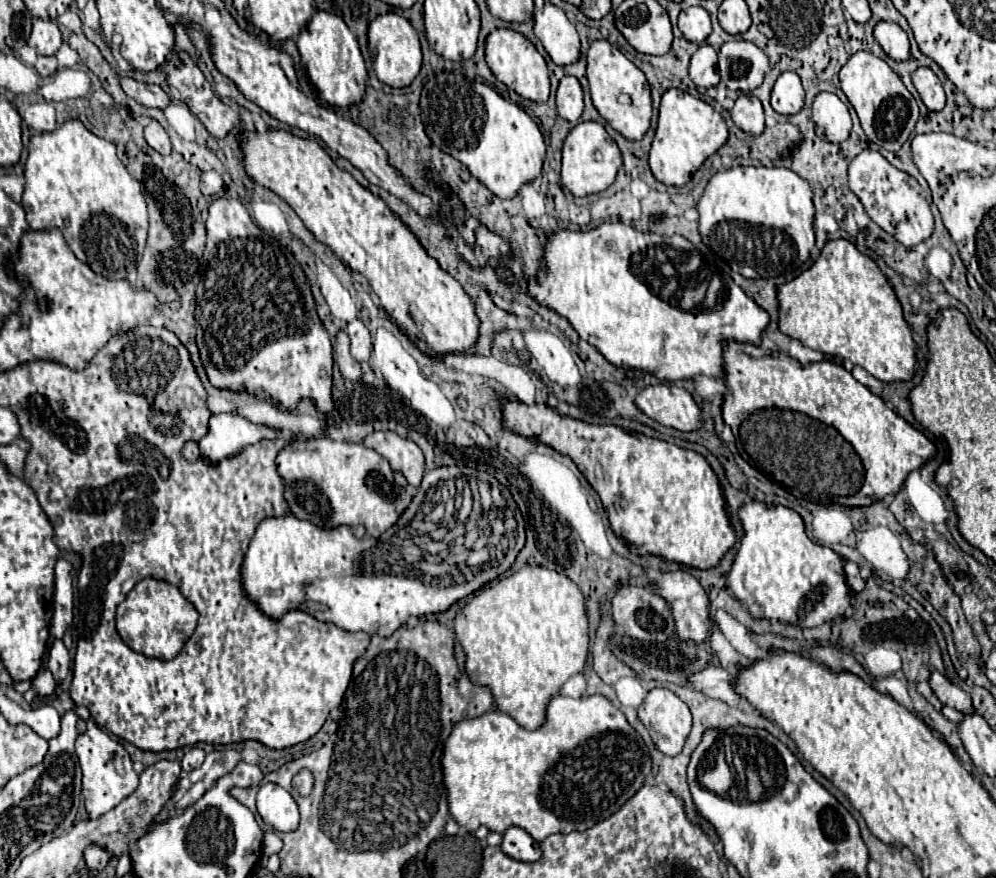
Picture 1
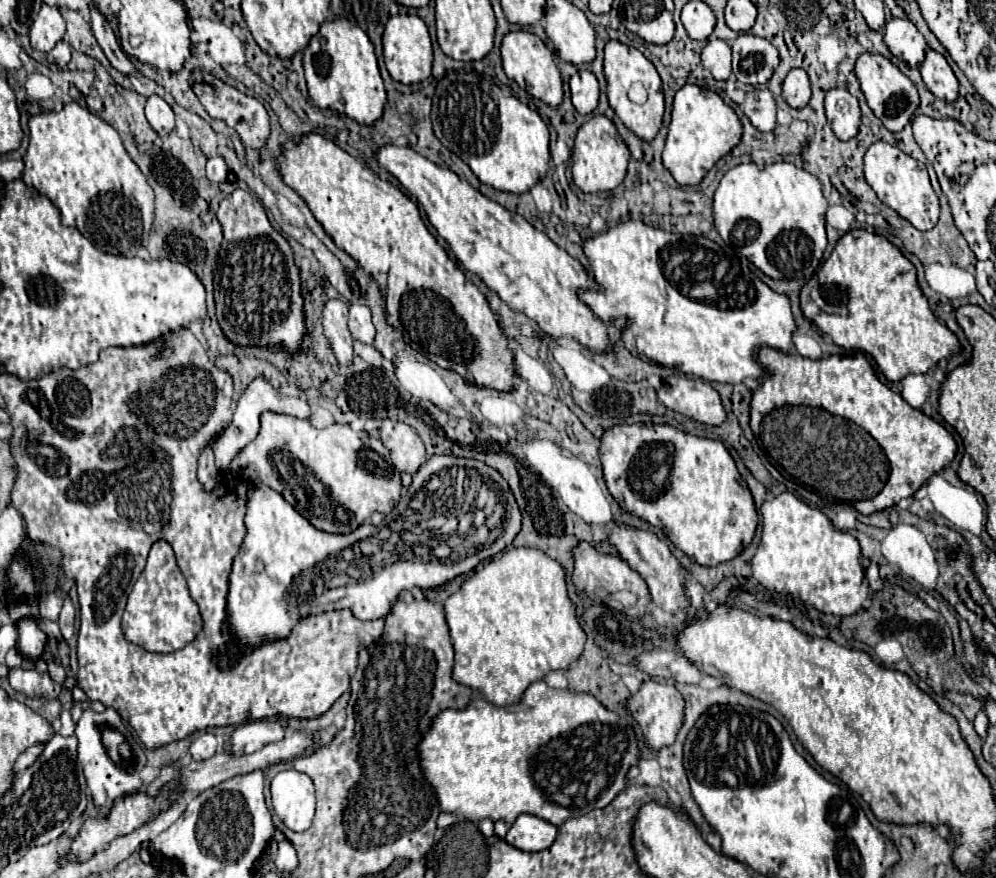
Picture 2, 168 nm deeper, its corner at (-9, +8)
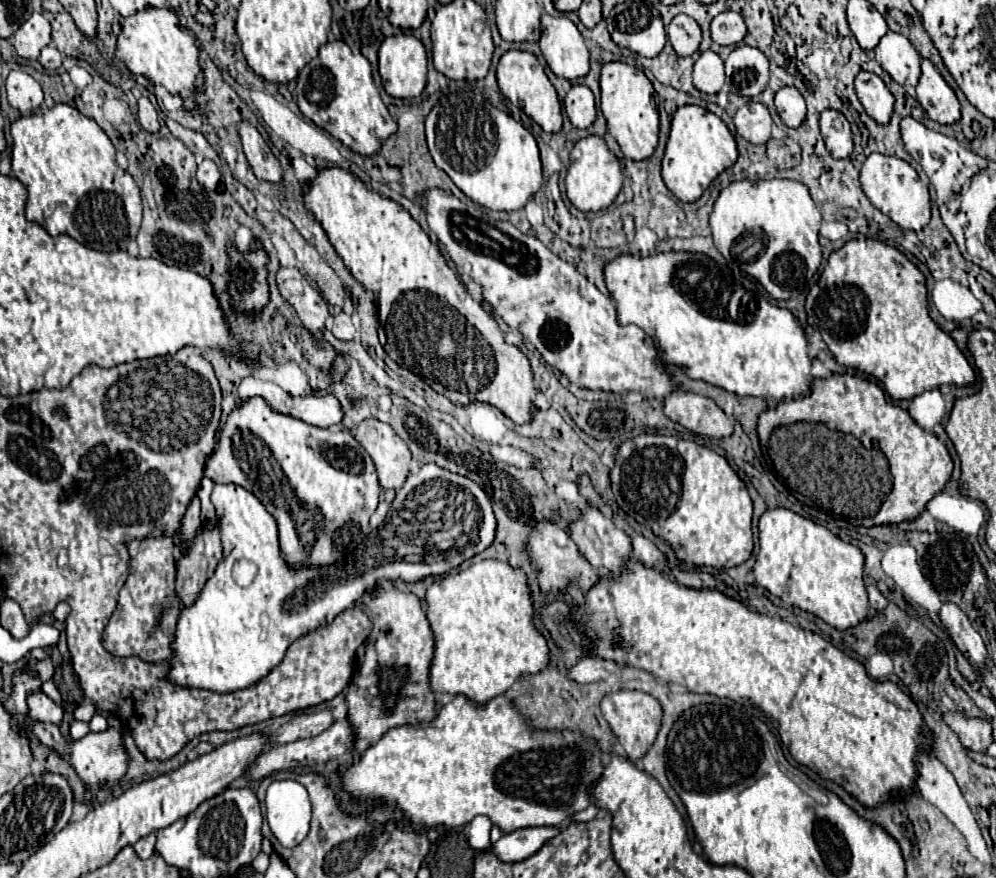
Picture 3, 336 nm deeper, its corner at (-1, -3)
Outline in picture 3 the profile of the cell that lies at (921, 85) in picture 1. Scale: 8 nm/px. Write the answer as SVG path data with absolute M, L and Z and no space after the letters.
M922 60L922 76L916 86L916 100L926 114L940 124L954 124L960 118L960 102L930 60Z

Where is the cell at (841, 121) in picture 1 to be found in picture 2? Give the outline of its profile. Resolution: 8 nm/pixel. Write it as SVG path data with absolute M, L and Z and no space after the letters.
M832 89L826 95L826 117L838 139L848 141L858 135L860 127L860 107L858 99L846 89Z

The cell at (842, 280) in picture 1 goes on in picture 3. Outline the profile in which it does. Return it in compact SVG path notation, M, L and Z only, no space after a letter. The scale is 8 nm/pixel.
M850 240L840 250L834 250L820 280L806 296L806 314L808 324L822 334L836 362L878 378L892 400L914 398L940 384L968 386L974 382L974 370L964 354L928 316L924 274L894 246L886 246L878 240Z

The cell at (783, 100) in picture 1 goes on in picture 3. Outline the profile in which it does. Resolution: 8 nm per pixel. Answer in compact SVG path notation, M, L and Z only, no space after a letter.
M784 86L776 92L776 110L782 122L790 128L798 128L806 118L806 102L794 86Z

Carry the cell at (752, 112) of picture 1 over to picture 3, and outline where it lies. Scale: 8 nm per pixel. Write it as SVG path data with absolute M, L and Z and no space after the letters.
M748 102L742 106L734 116L734 124L736 132L752 144L766 144L770 138L772 118L768 108L760 102Z

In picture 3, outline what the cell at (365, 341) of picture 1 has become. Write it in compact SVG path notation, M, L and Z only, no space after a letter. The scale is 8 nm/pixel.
M336 312L336 314L334 314L334 324L332 324L330 332L332 332L338 340L344 340L344 342L354 340L354 336L356 336L354 322L352 322L352 318L350 318L348 314L344 314L344 312Z

